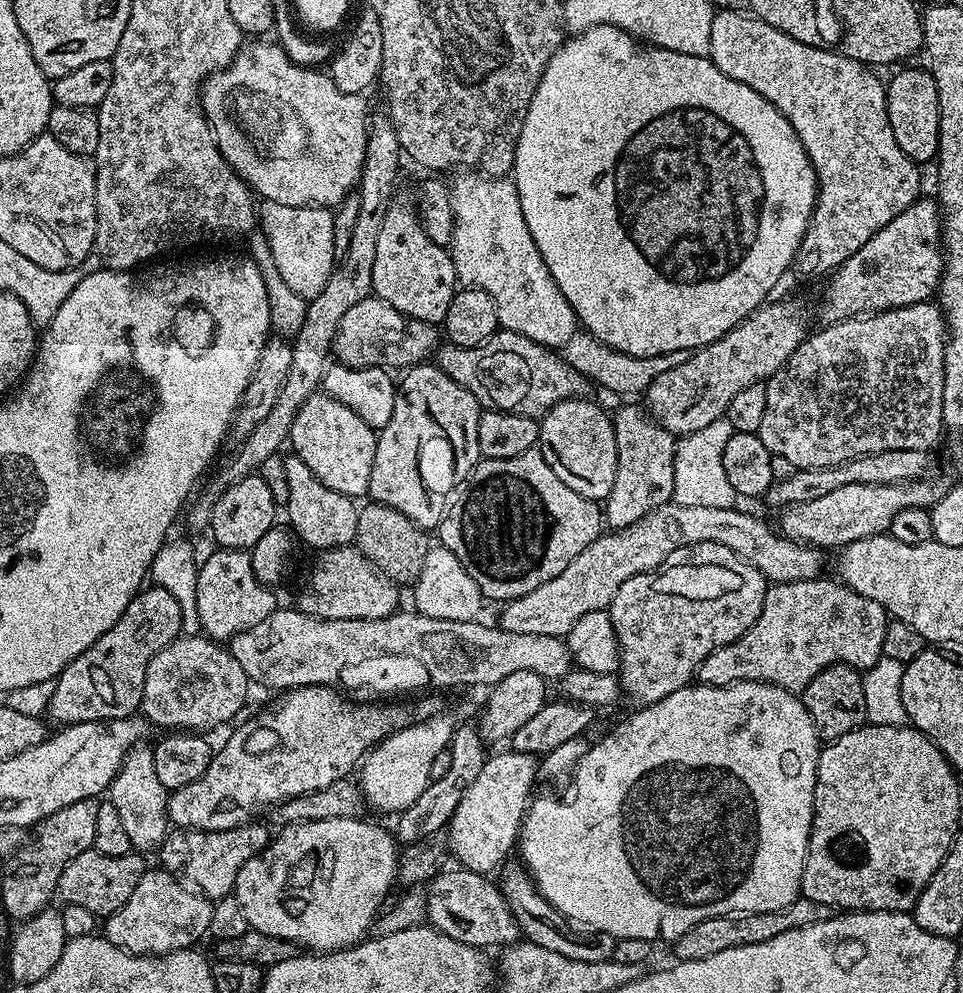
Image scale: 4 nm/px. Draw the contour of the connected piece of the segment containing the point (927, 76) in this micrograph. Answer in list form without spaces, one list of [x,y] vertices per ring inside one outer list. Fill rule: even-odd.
[[[908,68],[905,72],[898,73],[892,81],[887,81],[886,91],[890,130],[894,130],[898,146],[902,146],[902,154],[906,154],[920,166],[924,166],[927,160],[935,161],[940,150],[940,103],[938,86],[931,71]]]

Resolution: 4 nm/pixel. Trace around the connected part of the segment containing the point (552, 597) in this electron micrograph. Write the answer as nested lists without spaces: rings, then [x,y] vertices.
[[[669,502],[658,506],[628,528],[608,530],[598,537],[558,578],[542,582],[538,590],[507,601],[500,612],[499,627],[514,634],[550,634],[567,637],[568,631],[590,610],[607,609],[618,586],[626,578],[634,578],[659,566],[674,550],[694,546],[702,542],[714,542],[734,550],[750,566],[763,574],[765,580],[778,584],[789,584],[799,580],[815,580],[824,568],[825,553],[810,544],[797,544],[788,536],[772,528],[764,520],[739,512],[739,507],[718,508],[716,506],[682,506]]]

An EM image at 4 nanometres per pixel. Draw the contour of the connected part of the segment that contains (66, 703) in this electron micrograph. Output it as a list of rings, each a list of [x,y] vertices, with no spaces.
[[[148,586],[137,592],[130,606],[122,610],[122,618],[118,618],[118,622],[114,622],[114,626],[110,626],[110,630],[106,630],[106,634],[102,634],[98,642],[94,642],[94,646],[78,654],[74,662],[70,662],[60,671],[54,681],[54,694],[46,709],[47,715],[52,715],[60,726],[137,715],[142,702],[142,686],[146,686],[146,666],[150,658],[154,658],[158,650],[170,646],[170,642],[174,642],[176,637],[181,635],[184,627],[182,606],[178,606],[177,600],[166,590]]]

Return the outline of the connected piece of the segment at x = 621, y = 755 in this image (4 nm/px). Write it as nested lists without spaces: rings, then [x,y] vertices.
[[[740,680],[737,684],[730,686],[710,686],[693,682],[682,690],[674,690],[674,694],[666,694],[666,698],[662,698],[653,704],[646,704],[635,709],[637,712],[633,716],[628,716],[609,736],[604,736],[592,749],[585,751],[580,757],[575,772],[570,777],[570,783],[567,785],[568,793],[559,800],[556,796],[540,796],[528,805],[528,811],[524,814],[524,822],[520,825],[520,834],[518,837],[518,853],[519,859],[528,870],[532,881],[536,883],[536,889],[546,898],[546,902],[554,905],[561,914],[567,916],[569,920],[577,925],[585,928],[597,928],[599,932],[605,932],[616,937],[617,940],[622,938],[646,938],[647,940],[656,942],[661,936],[667,942],[676,941],[679,936],[686,934],[686,930],[690,930],[690,926],[698,926],[698,922],[702,922],[706,918],[714,918],[722,914],[730,914],[731,912],[765,912],[766,910],[782,910],[786,906],[793,904],[801,895],[800,883],[802,882],[802,874],[804,873],[804,859],[808,853],[808,839],[812,833],[812,807],[816,799],[814,798],[814,790],[816,789],[816,763],[820,757],[822,741],[816,735],[816,727],[810,718],[810,714],[806,710],[803,699],[795,692],[788,692],[785,688],[779,688],[776,684],[763,684],[762,682],[754,682],[753,680]]]

